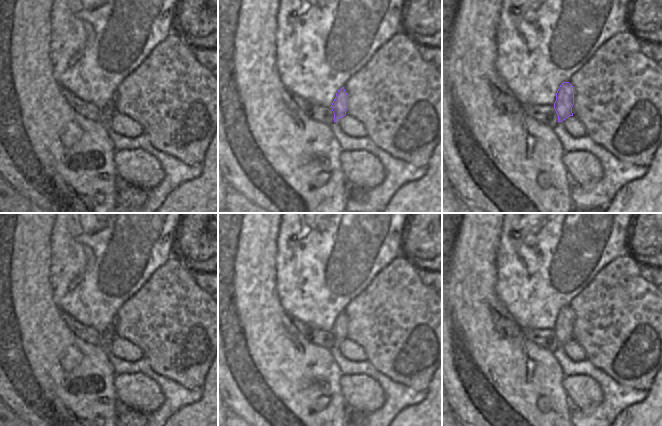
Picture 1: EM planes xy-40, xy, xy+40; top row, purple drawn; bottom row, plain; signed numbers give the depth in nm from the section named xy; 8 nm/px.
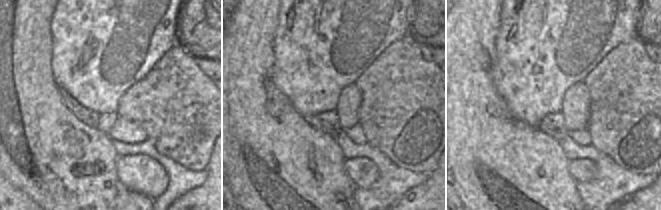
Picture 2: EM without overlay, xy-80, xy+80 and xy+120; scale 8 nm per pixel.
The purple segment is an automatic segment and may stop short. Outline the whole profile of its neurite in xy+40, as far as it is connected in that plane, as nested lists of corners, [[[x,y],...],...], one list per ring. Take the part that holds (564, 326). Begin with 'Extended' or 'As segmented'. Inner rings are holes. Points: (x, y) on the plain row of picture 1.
As segmented. [[[563,306],[557,317],[554,333],[558,339],[558,346],[562,346],[569,340],[573,340],[574,311],[569,306]]]

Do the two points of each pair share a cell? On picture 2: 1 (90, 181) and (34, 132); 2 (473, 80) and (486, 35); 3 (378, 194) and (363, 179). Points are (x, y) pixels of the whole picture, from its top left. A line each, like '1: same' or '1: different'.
1: same
2: same
3: different

